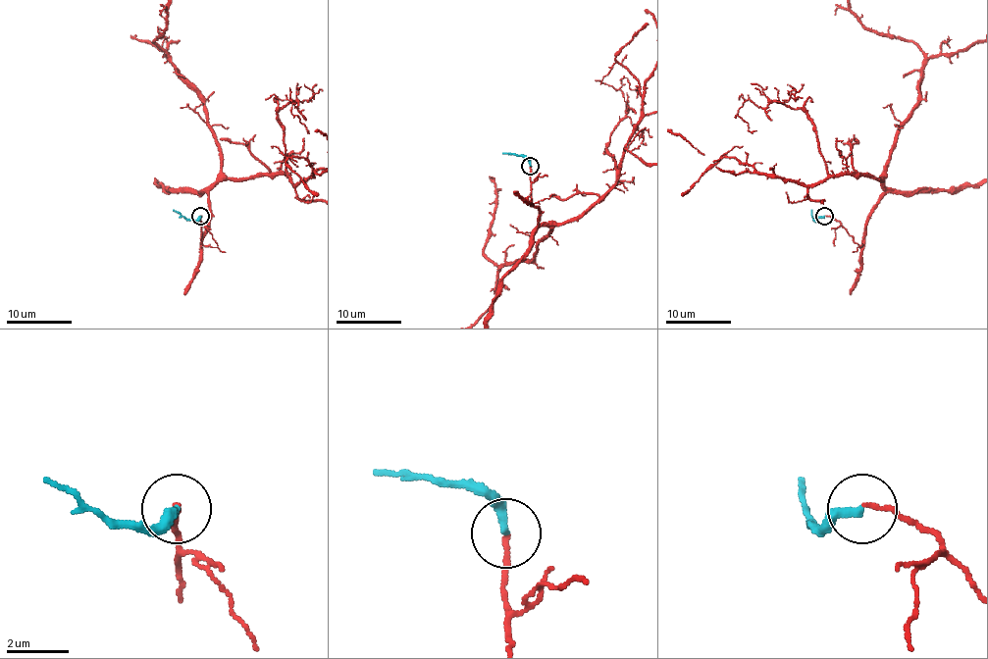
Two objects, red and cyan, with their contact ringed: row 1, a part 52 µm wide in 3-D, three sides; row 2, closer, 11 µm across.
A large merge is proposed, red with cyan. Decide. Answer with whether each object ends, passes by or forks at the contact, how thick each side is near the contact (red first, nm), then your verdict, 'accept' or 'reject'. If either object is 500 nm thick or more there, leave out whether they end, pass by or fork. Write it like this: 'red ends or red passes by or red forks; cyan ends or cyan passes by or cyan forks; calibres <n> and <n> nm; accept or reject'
red ends; cyan ends; calibres 140 and 280 nm; accept

